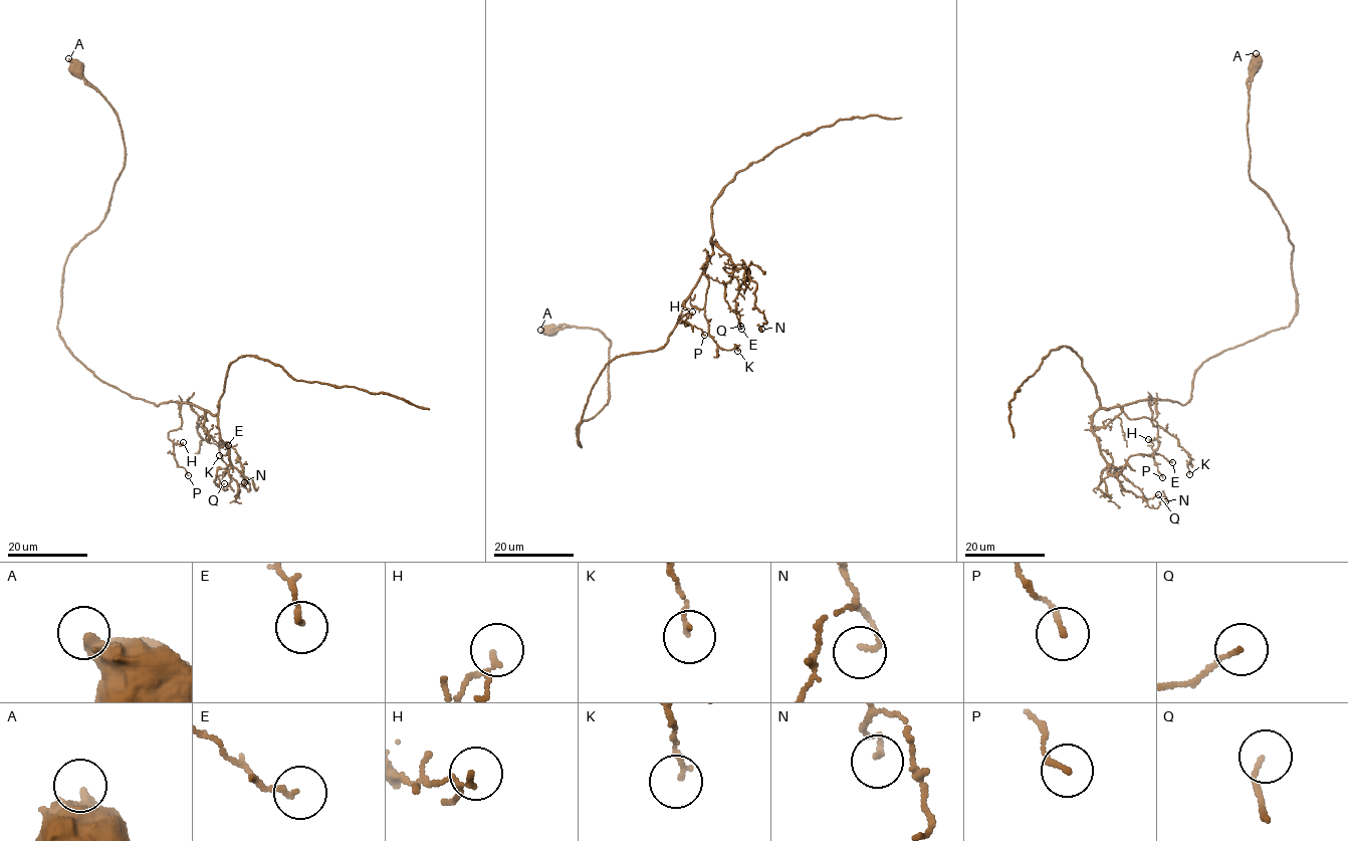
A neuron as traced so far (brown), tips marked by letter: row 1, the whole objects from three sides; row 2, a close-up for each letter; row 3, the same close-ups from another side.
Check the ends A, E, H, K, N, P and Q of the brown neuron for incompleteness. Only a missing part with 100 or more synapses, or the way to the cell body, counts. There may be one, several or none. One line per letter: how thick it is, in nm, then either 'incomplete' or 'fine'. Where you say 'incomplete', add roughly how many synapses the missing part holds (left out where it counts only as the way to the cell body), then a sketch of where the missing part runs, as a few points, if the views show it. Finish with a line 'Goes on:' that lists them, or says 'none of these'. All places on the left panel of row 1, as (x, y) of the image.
A: 480 nm thick; fine
E: 130 nm thick; fine
H: 90 nm thick; fine
K: 120 nm thick; fine
N: 120 nm thick; fine
P: 130 nm thick; fine
Q: 100 nm thick; fine
Goes on: none of these

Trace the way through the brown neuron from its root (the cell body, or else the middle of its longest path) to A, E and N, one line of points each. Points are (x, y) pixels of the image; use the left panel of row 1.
A: (110, 385), (74, 357), (56, 328), (67, 256), (103, 218), (115, 183), (124, 167), (118, 113), (68, 58)
E: (110, 385), (157, 406), (173, 401), (217, 415), (220, 439), (242, 471), (228, 445)
N: (110, 385), (157, 406), (173, 401), (217, 415), (220, 439), (248, 491), (246, 477), (244, 482)

